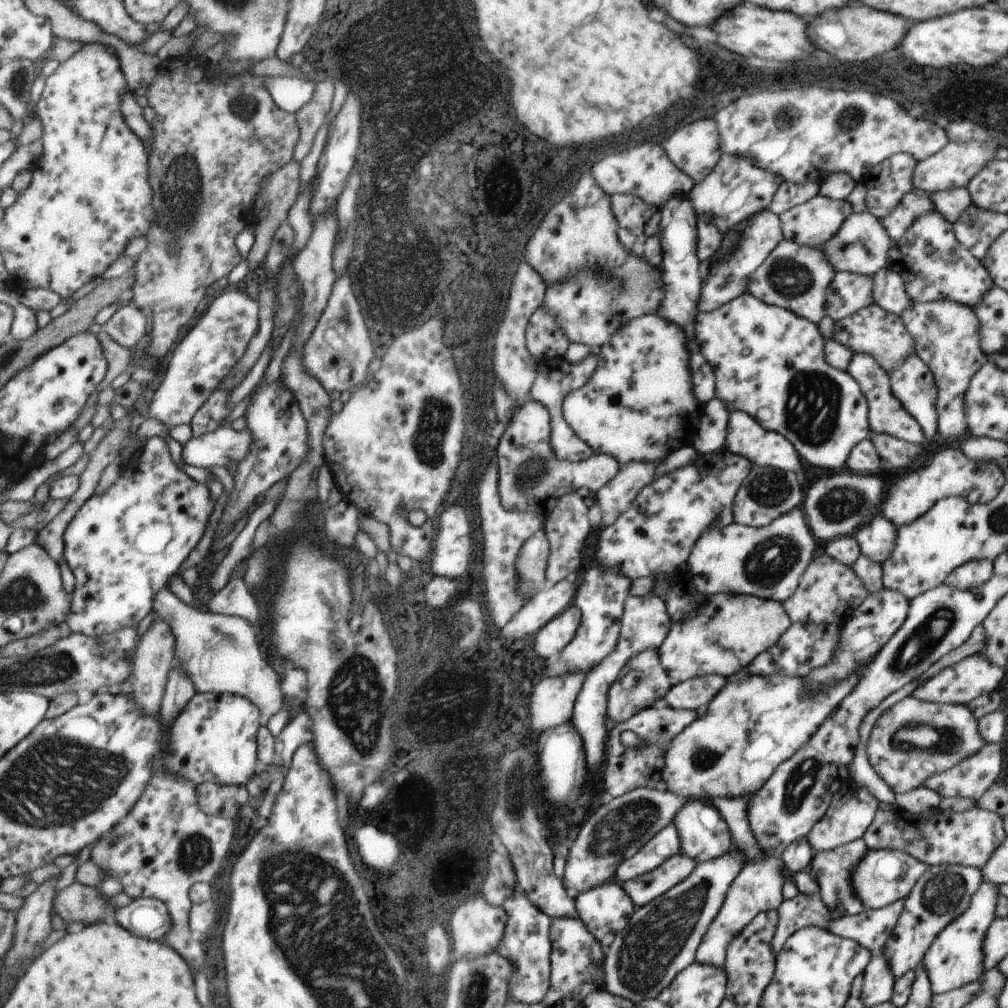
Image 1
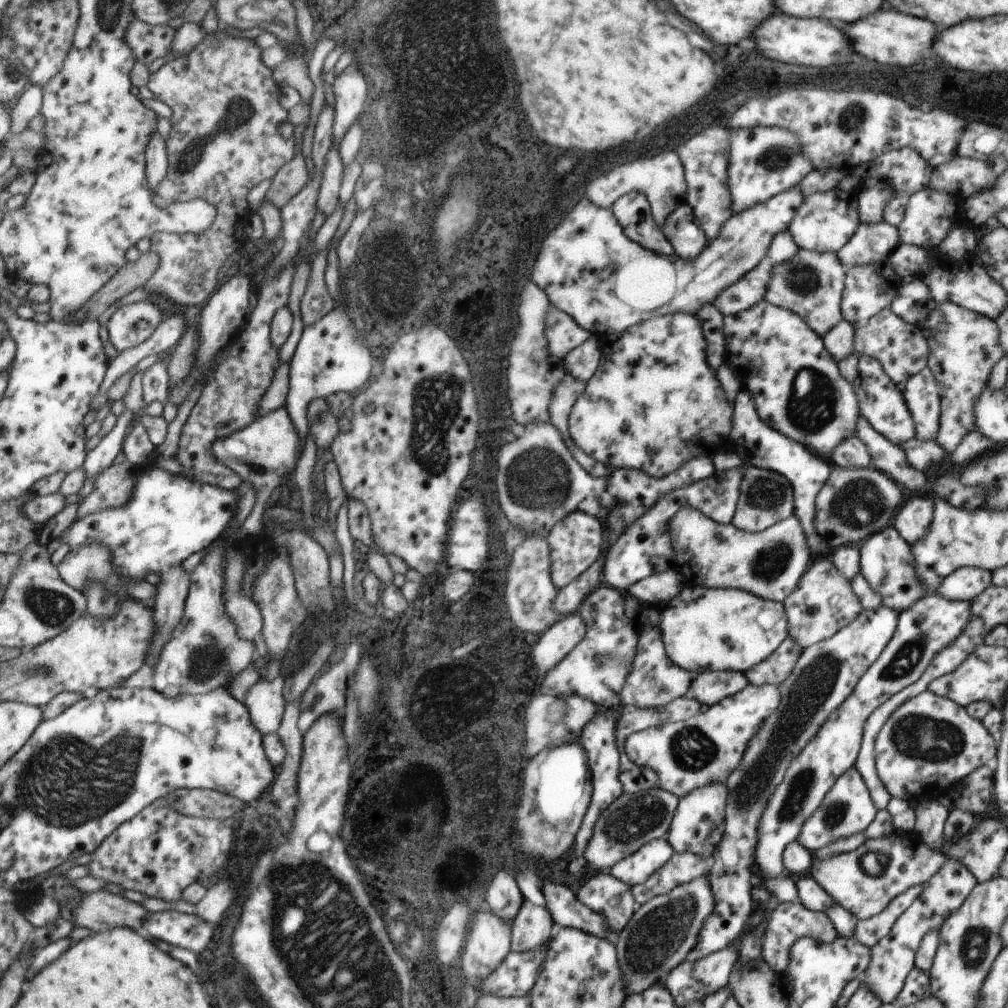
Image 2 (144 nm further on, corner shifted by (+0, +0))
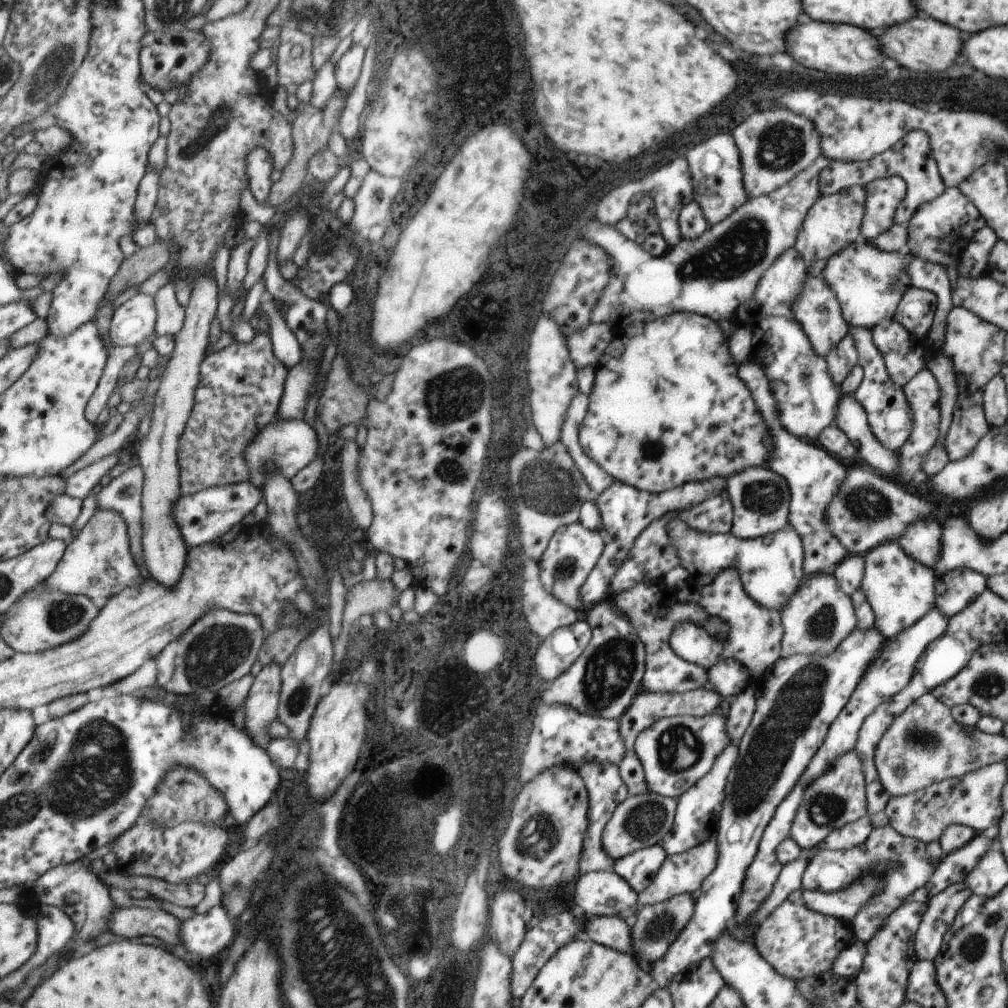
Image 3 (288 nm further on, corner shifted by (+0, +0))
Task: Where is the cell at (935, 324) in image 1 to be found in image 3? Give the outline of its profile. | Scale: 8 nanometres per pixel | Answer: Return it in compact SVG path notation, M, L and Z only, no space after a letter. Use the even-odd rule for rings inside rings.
M955 308L947 314L947 338L941 348L951 360L955 368L955 380L957 380L957 406L953 410L953 422L945 438L945 448L949 454L949 462L965 460L965 456L979 444L981 438L989 432L989 422L985 420L983 410L983 388L985 384L1001 372L1001 364L1005 358L1005 338L1007 332L997 328L995 324L989 324L981 320L975 312L967 308Z

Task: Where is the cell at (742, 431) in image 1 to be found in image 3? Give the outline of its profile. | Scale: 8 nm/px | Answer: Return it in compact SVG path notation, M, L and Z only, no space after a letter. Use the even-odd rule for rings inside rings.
M743 360L741 362L741 376L743 380L749 380L749 388L753 388L753 396L757 396L757 408L761 416L765 414L765 424L771 430L773 438L773 454L767 468L775 474L781 474L789 486L791 502L789 502L789 526L795 528L797 536L801 536L801 542L805 542L805 576L835 576L835 570L843 564L843 560L849 556L847 548L839 542L839 538L831 532L829 524L825 522L827 506L835 500L835 496L841 492L843 482L847 480L849 466L839 462L833 454L817 446L815 442L809 442L805 438L797 438L795 434L789 434L779 420L779 410L775 406L775 398L771 392L771 380L763 374L761 362L757 360Z

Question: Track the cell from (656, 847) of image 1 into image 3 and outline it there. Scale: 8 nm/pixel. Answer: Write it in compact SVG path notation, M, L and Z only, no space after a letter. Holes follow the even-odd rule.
M657 844L651 848L643 848L637 850L629 856L623 856L621 860L617 860L613 864L613 870L637 892L645 892L645 888L649 888L651 880L655 878L655 874L659 872L659 868L665 864L667 860L667 852Z

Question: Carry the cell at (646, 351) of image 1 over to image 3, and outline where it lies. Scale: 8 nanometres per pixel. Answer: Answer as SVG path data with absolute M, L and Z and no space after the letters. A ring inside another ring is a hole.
M677 312L671 316L661 316L653 322L641 324L641 332L637 332L639 328L629 326L615 332L613 342L609 344L609 348L601 354L599 364L595 368L595 380L593 380L593 388L589 392L589 408L587 414L581 422L579 428L579 446L583 448L583 452L595 460L609 476L613 476L615 482L623 482L627 486L651 492L651 494L661 494L663 490L671 490L675 486L685 486L685 484L693 484L693 482L701 482L703 478L711 478L711 476L721 476L721 478L731 478L737 476L749 468L767 468L771 454L773 454L773 438L771 438L771 430L767 428L767 424L763 422L763 416L759 412L759 408L755 408L747 384L743 384L735 372L739 372L739 368L735 368L735 364L731 362L729 350L727 350L727 340L723 338L721 328L717 326L717 322L699 316L699 314L689 314L689 312Z

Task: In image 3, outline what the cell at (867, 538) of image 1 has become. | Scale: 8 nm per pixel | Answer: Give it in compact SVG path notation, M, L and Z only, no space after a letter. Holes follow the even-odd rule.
M885 542L869 550L863 558L865 558L865 570L859 592L865 594L865 600L873 610L875 616L873 628L877 628L885 640L899 636L935 608L937 600L935 572L909 558L897 542Z

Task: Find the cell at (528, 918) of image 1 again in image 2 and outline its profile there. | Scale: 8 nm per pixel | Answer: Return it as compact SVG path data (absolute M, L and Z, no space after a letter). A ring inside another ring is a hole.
M523 900L511 922L511 952L525 952L545 946L553 936L553 922L555 920L545 908Z

